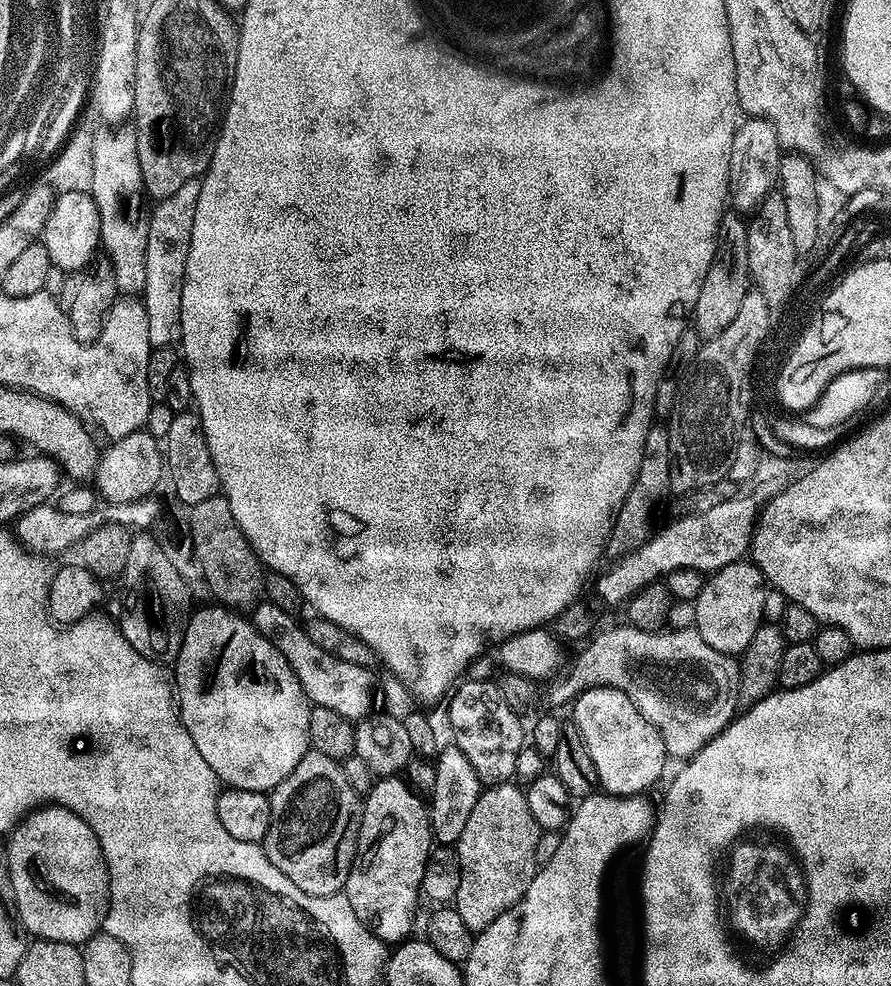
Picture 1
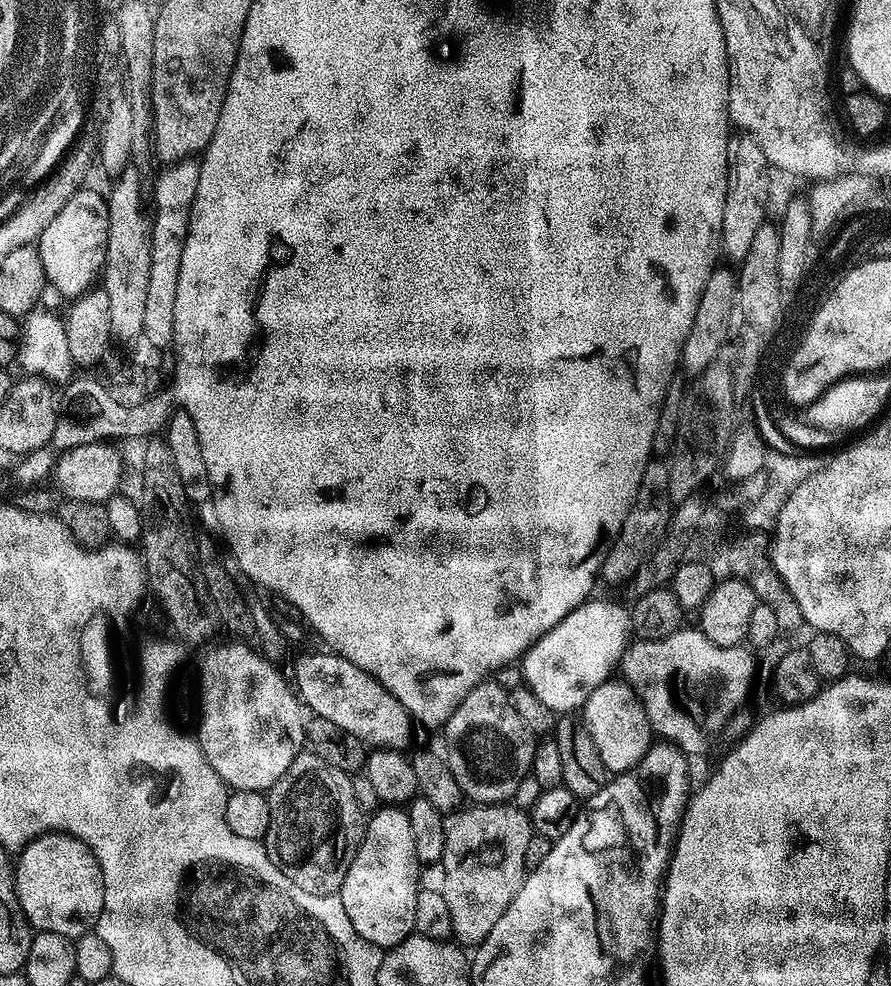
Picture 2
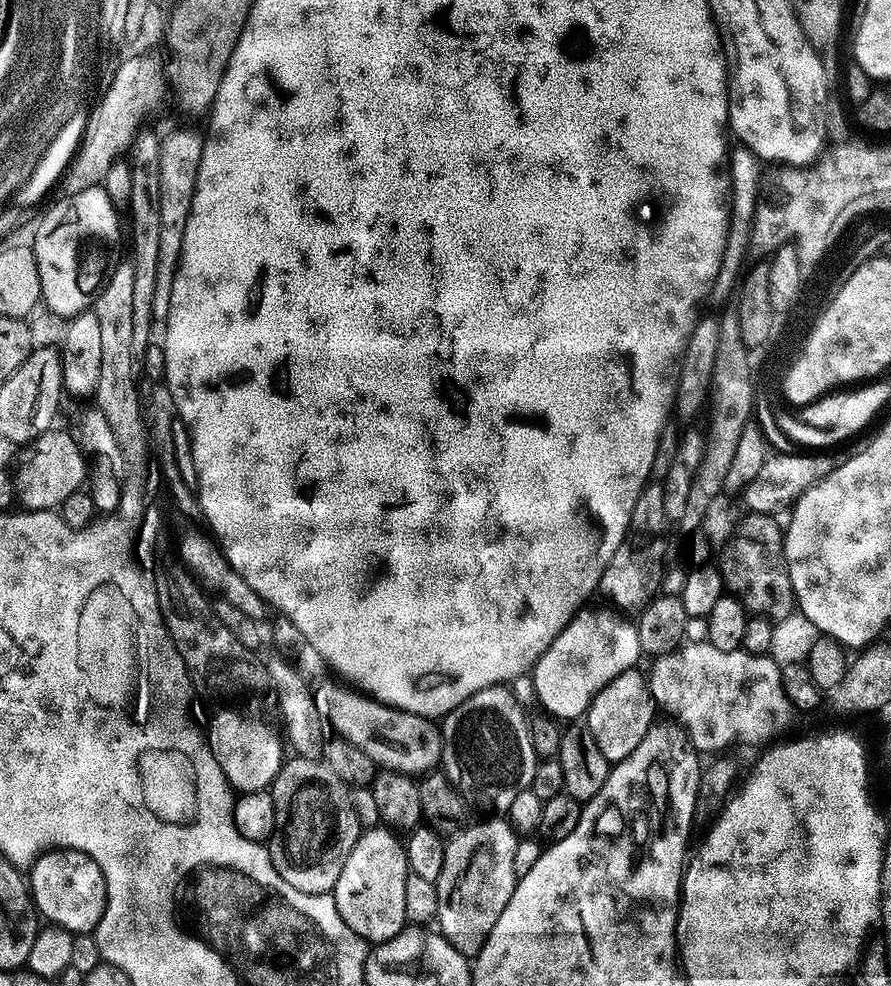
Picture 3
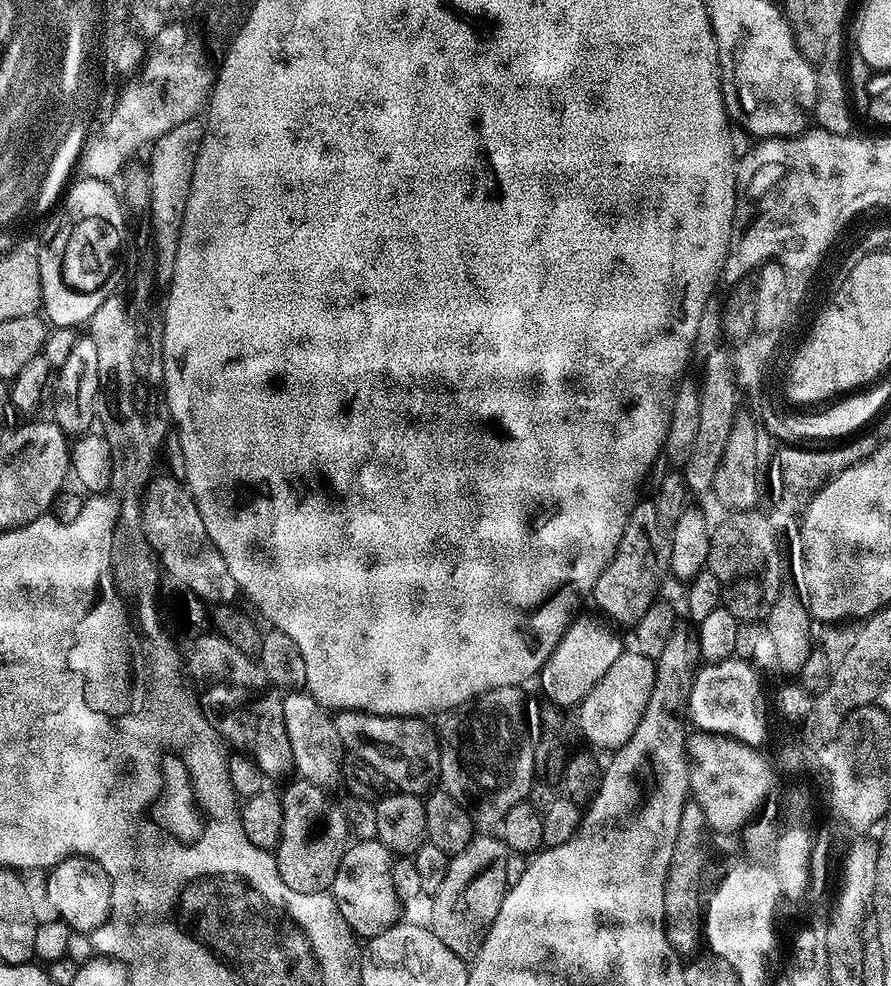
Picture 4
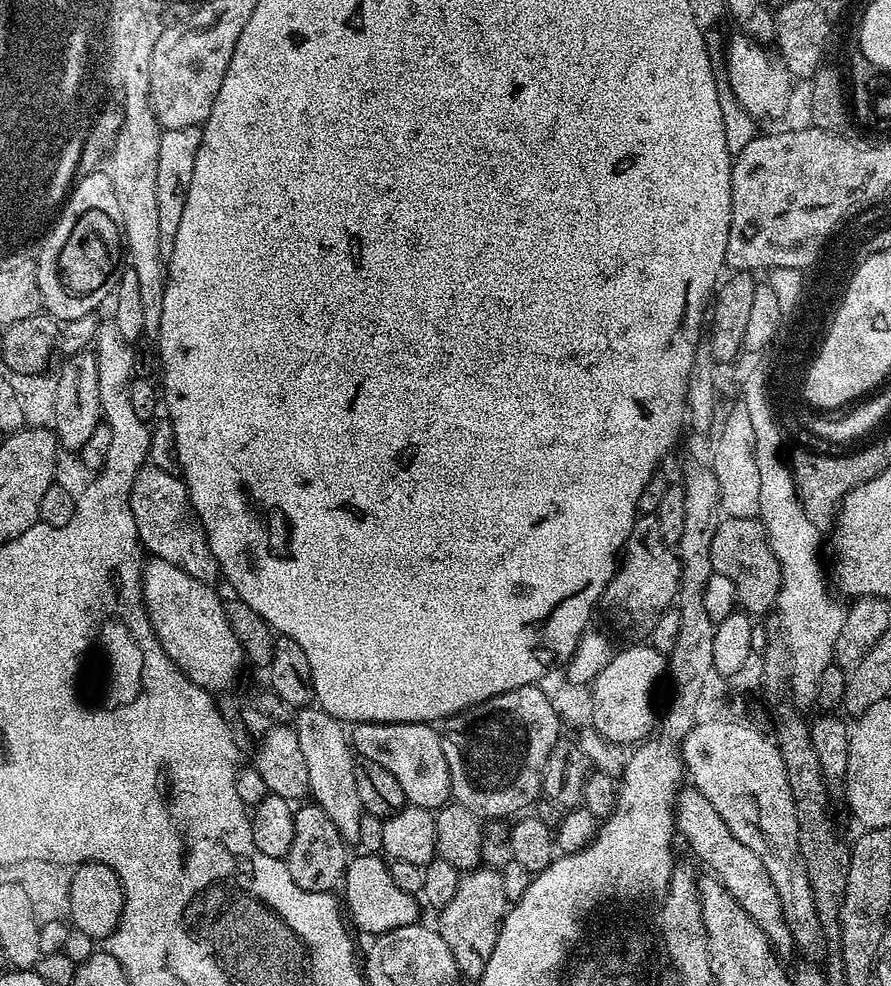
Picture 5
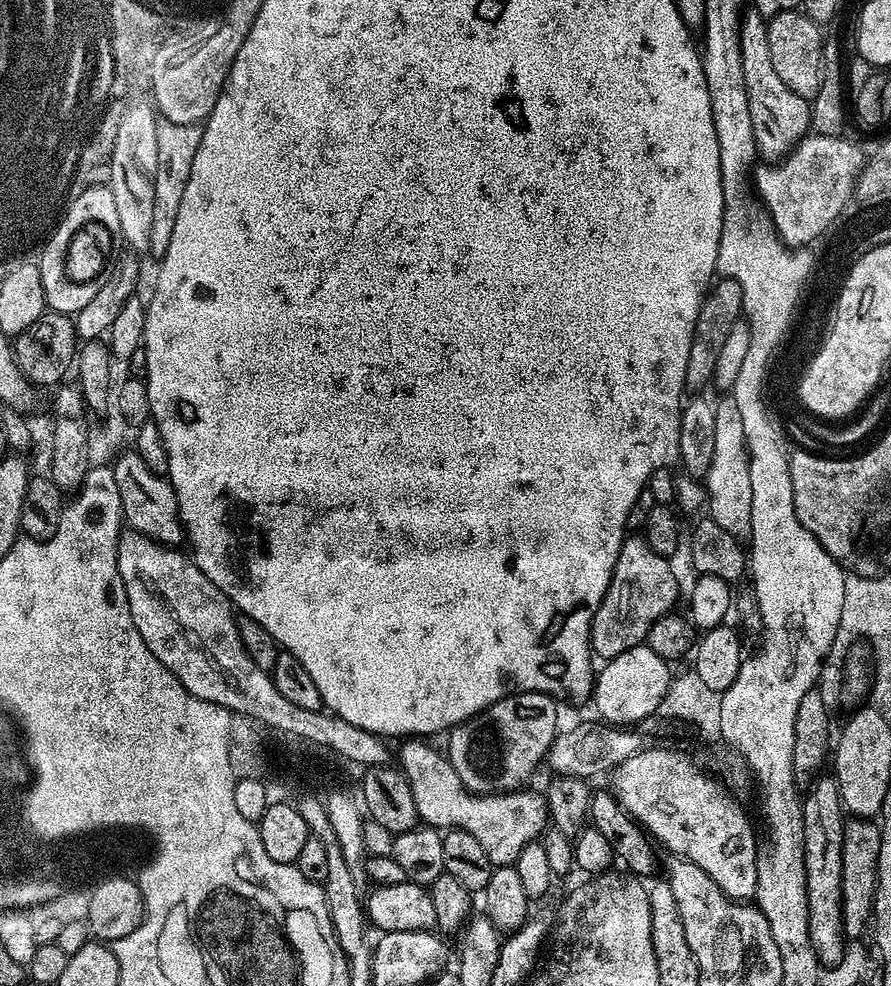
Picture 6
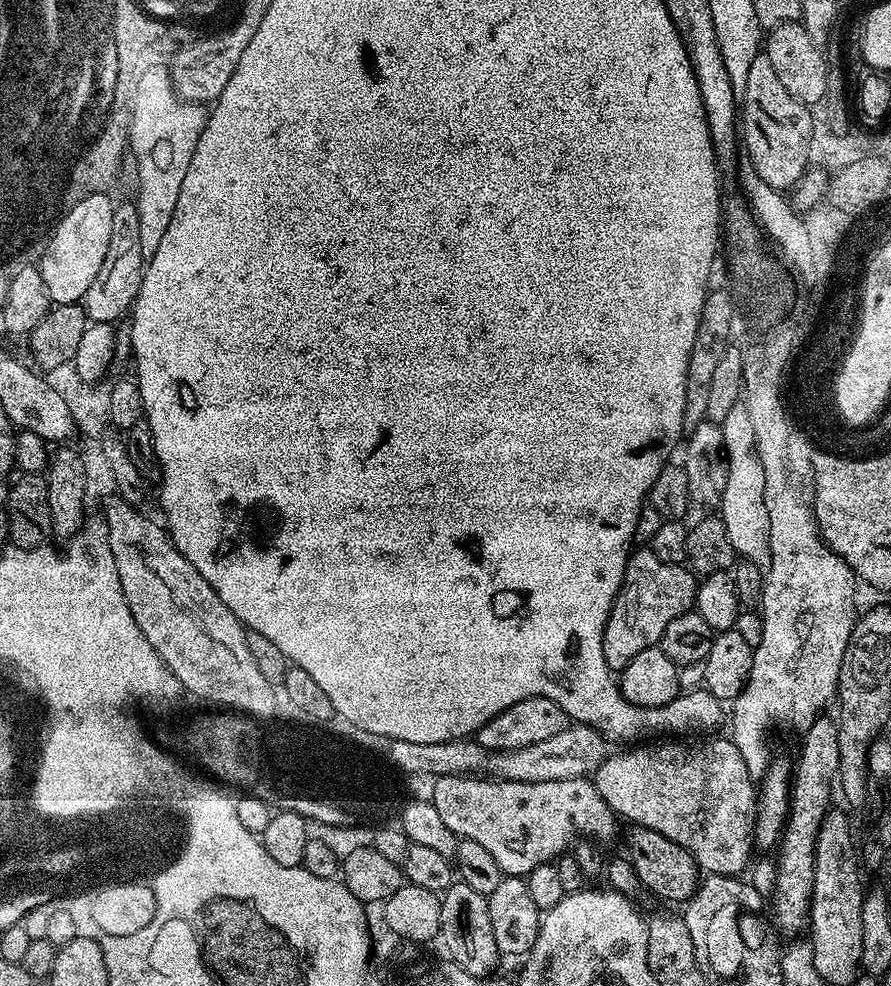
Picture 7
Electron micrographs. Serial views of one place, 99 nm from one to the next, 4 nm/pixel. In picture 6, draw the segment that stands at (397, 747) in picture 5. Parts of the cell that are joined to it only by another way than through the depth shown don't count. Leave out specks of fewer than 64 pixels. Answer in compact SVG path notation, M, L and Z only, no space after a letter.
M408 738L400 748L399 767L414 794L415 806L425 825L440 830L460 829L478 838L486 854L496 866L512 866L520 851L533 843L549 825L547 799L536 792L493 792L477 794L464 787L443 751L435 752L431 743L420 738Z

